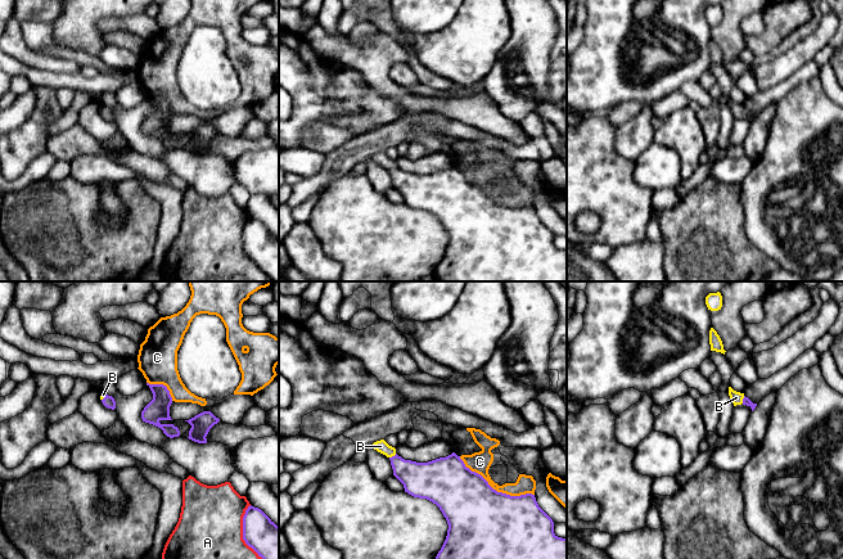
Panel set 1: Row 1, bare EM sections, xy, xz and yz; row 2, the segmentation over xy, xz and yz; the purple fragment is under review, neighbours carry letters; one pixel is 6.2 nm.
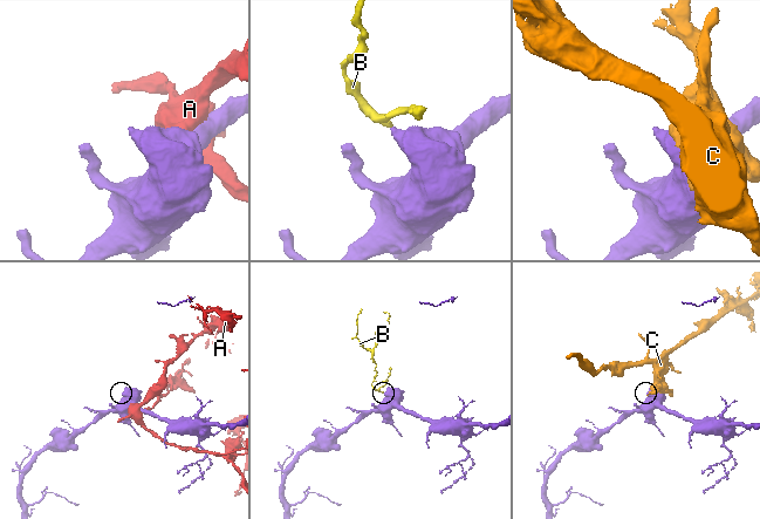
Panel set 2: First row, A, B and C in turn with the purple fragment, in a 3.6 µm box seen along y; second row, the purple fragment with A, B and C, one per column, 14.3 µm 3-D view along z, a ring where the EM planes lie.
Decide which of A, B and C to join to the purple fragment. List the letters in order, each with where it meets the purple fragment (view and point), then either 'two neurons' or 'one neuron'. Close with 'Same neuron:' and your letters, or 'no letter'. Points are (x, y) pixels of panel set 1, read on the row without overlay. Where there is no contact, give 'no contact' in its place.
A: meets purple in xy at (243, 251); two neurons
B: meets purple in yz at (743, 112); one neuron
C: meets purple in xz at (495, 202); two neurons
Same neuron: B

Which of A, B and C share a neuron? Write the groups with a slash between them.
A / B / C

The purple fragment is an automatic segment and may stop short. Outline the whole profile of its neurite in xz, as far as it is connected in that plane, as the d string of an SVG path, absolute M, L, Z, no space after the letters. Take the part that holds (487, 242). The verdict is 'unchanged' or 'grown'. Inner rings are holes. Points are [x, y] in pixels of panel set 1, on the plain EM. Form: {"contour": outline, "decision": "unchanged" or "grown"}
{"contour": "M384 152L371 157L374 162L386 167L391 172L393 188L404 197L405 204L414 209L427 211L436 216L447 233L448 242L446 252L436 269L433 281L567 281L567 251L558 249L554 245L553 231L538 218L535 207L526 206L520 208L510 208L493 202L488 194L478 185L465 179L464 173L455 164L446 170L439 170L428 175L416 175L405 172L396 166L396 161L389 158Z", "decision": "grown"}

